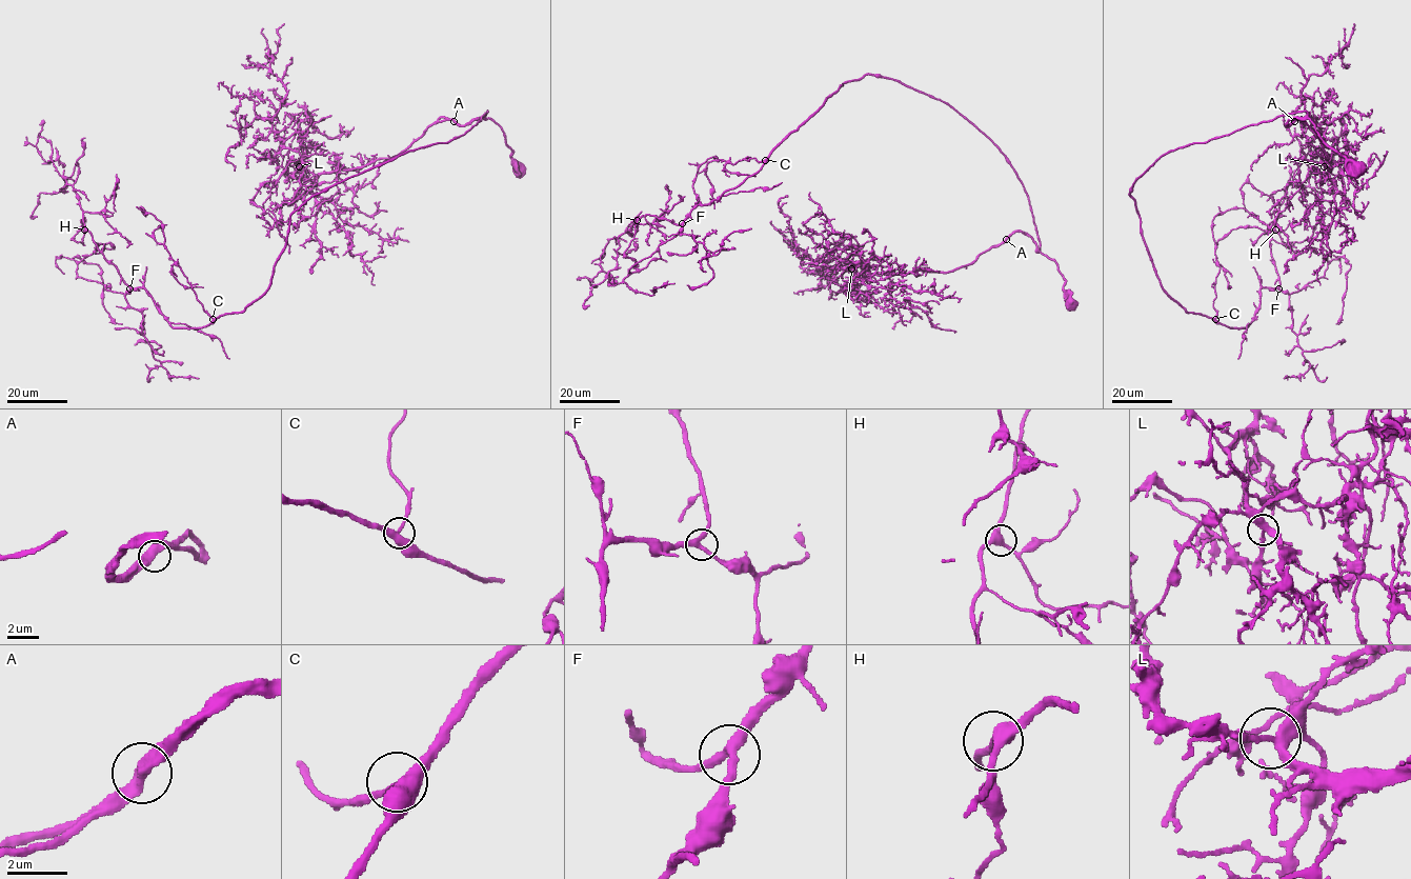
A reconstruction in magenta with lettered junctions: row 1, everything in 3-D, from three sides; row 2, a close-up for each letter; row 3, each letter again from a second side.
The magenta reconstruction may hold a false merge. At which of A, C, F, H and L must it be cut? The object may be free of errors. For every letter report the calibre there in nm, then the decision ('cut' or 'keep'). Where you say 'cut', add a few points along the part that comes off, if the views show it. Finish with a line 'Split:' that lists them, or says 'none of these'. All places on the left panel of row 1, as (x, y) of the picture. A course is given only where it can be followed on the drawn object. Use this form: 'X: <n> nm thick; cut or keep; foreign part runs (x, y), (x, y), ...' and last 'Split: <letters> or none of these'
A: 400 nm thick; keep
C: 320 nm thick; keep
F: 320 nm thick; keep
H: 360 nm thick; keep
L: 320 nm thick; keep
Split: none of these

